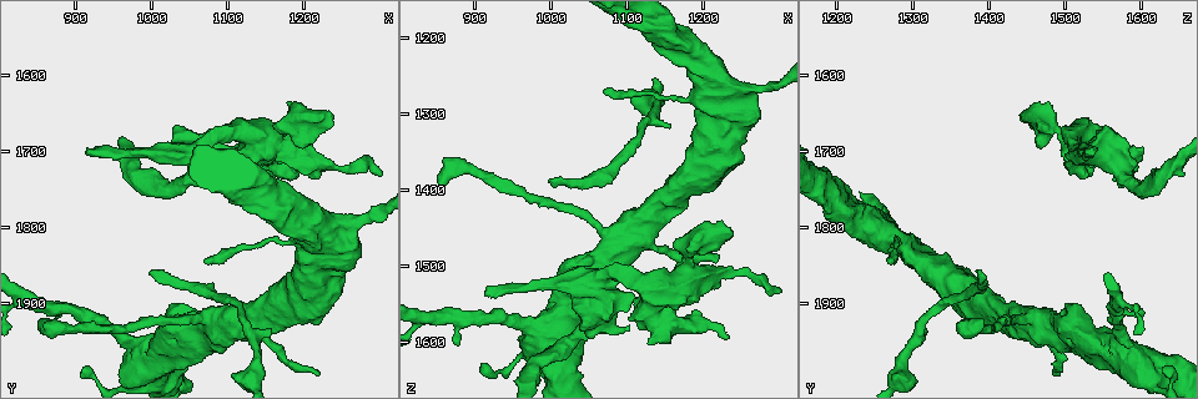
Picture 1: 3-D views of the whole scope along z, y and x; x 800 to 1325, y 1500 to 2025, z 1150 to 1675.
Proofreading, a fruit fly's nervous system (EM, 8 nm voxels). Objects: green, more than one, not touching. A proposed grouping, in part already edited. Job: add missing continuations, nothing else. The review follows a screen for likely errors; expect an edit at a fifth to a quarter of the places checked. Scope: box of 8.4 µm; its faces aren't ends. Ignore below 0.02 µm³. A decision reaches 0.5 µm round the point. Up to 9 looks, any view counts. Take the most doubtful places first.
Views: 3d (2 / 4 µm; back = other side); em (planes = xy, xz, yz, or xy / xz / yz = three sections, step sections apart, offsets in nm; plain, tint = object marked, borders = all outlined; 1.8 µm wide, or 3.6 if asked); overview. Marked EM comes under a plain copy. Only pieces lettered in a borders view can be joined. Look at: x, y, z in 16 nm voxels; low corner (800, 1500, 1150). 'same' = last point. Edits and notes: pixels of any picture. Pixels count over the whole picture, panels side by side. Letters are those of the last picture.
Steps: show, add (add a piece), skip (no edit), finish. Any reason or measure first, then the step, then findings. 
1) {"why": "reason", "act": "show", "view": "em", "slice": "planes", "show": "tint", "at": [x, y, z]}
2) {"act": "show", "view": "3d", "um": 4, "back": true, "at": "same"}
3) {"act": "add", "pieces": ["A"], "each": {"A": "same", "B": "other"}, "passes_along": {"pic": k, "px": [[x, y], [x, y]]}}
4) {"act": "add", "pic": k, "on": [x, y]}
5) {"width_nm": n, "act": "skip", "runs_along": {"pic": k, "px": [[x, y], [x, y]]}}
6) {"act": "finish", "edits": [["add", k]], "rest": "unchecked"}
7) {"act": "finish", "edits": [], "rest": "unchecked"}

{"why": "branch stops here", "act": "show", "view": "3d", "um": 4, "at": [1000, 1860, 1390]}

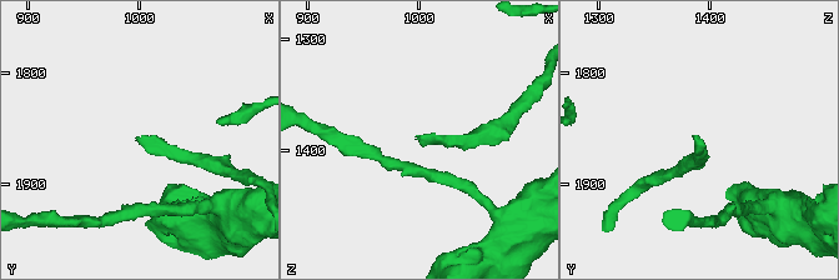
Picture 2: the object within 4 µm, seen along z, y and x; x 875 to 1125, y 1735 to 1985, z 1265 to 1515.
{"why": "need the tissue", "act": "show", "view": "em", "slice": "xy", "step": 8, "show": "tint", "at": [1002, 1856, 1384]}

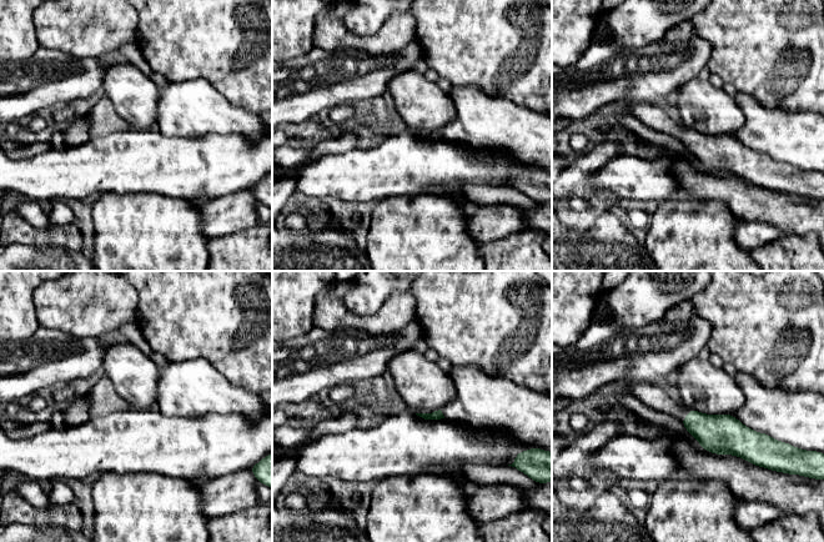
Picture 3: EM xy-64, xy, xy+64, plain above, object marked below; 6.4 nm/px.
{"act": "show", "view": "em", "slice": "planes", "show": "borders", "at": "same"}

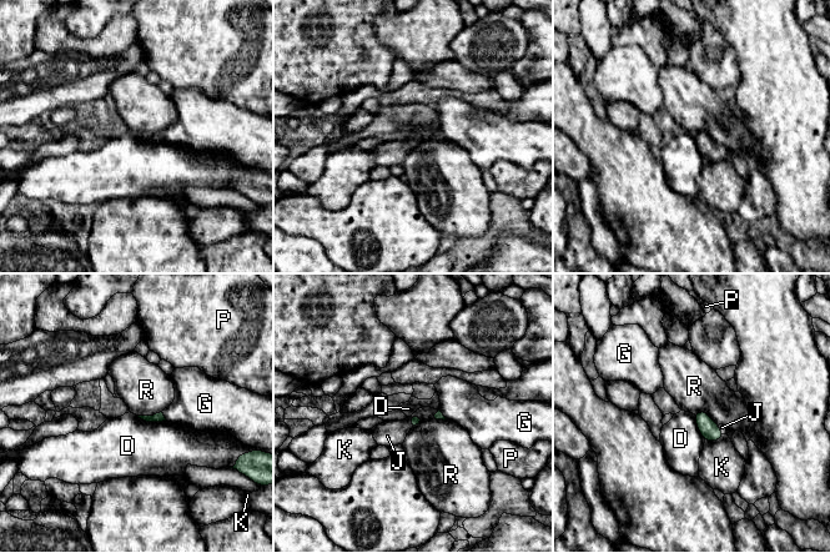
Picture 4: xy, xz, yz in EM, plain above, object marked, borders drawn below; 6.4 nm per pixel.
{"act": "add", "pieces": ["J"], "each": {"D": "other", "G": "other", "J": "same", "K": "other", "P": "other", "R": "other"}, "passes_along": {"pic": 4, "px": [[414, 421], [410, 422], [388, 433]]}, "found": "the neuron continues"}

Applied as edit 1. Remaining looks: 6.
{"why": "end of a long branch", "act": "show", "view": "3d", "um": 4, "at": [910, 1700, 1540]}

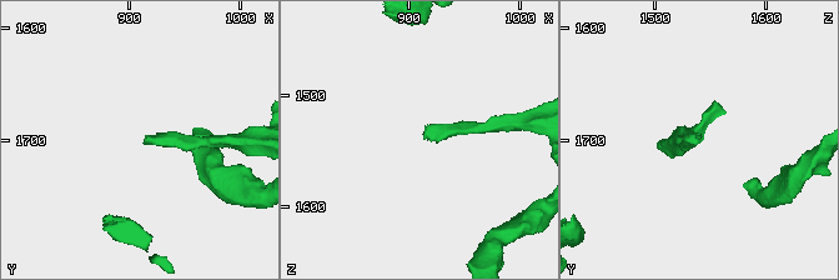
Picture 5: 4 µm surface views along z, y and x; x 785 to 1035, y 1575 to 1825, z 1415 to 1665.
{"why": "now the EM", "act": "show", "view": "em", "slice": "planes", "show": "borders", "at": [914, 1704, 1540]}

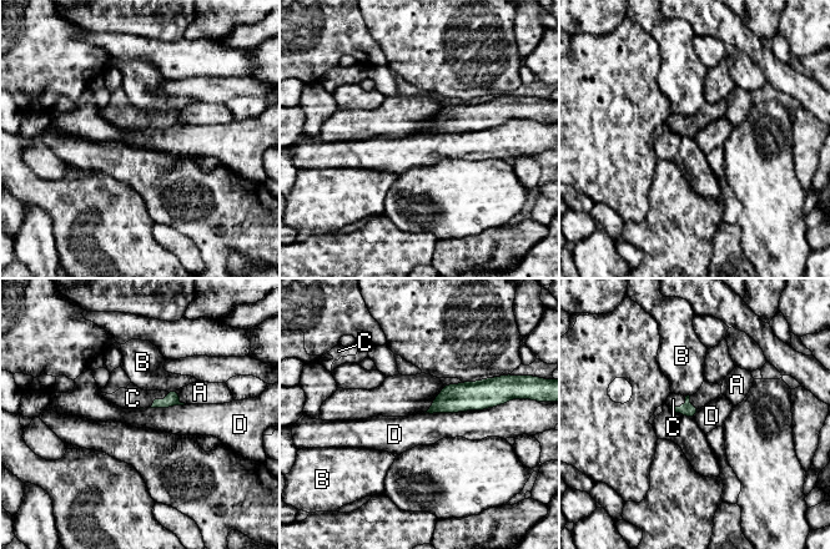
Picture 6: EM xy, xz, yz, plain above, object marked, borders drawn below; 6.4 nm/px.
{"act": "add", "pieces": ["C"], "each": {"A": "other", "B": "other", "C": "same", "D": "other"}, "passes_along": {"pic": 6, "px": [[172, 398], [159, 399], [132, 398]]}, "found": "the neuron continues"}

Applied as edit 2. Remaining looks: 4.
{"act": "show", "view": "3d", "um": 4, "at": [980, 1955, 1575]}

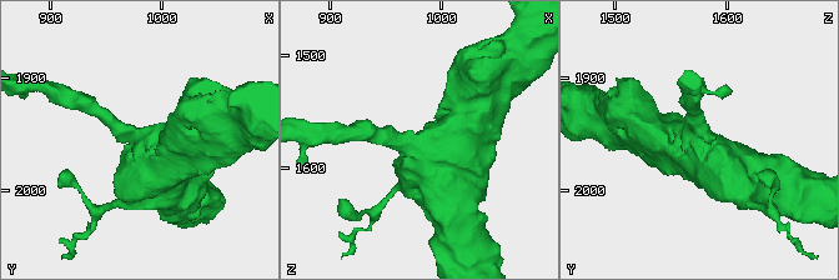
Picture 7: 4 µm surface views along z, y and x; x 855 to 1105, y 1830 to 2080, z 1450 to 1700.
{"act": "show", "view": "em", "um": 3.6, "slice": "xy", "step": 8, "show": "tint", "at": [986, 1956, 1576]}

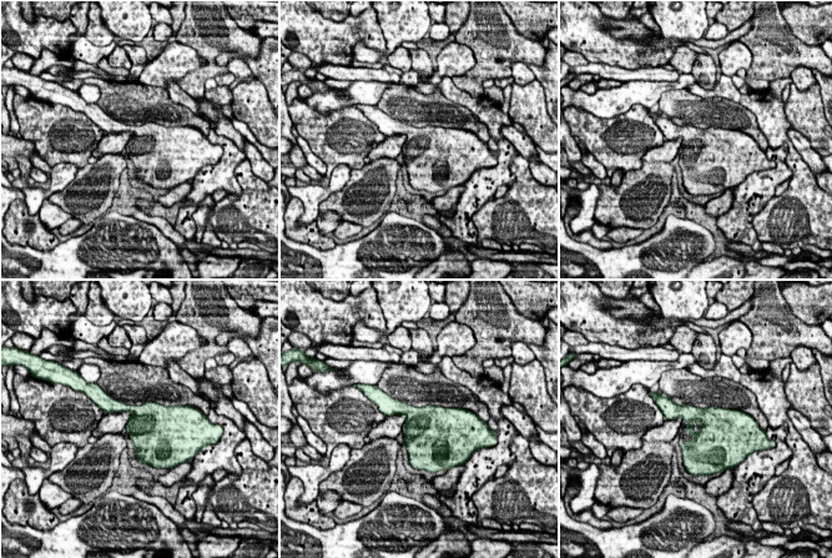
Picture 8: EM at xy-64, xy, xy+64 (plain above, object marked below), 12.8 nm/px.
{"why": "cut it another way", "act": "show", "view": "em", "um": 3.6, "slice": "planes", "show": "borders", "at": "same"}

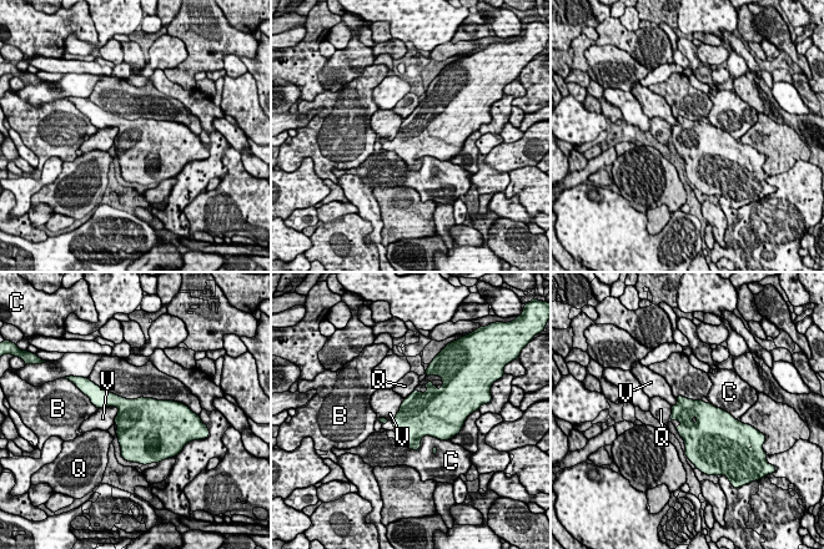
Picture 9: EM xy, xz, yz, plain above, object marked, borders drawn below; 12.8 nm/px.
{"act": "skip", "each": {"B": "other", "C": "other", "Q": "other", "V": "other"}, "found": "none of them fits"}

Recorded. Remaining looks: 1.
{"why": "stops while still wide", "act": "show", "view": "em", "slice": "planes", "show": "borders", "at": [1170, 1935, 1425]}

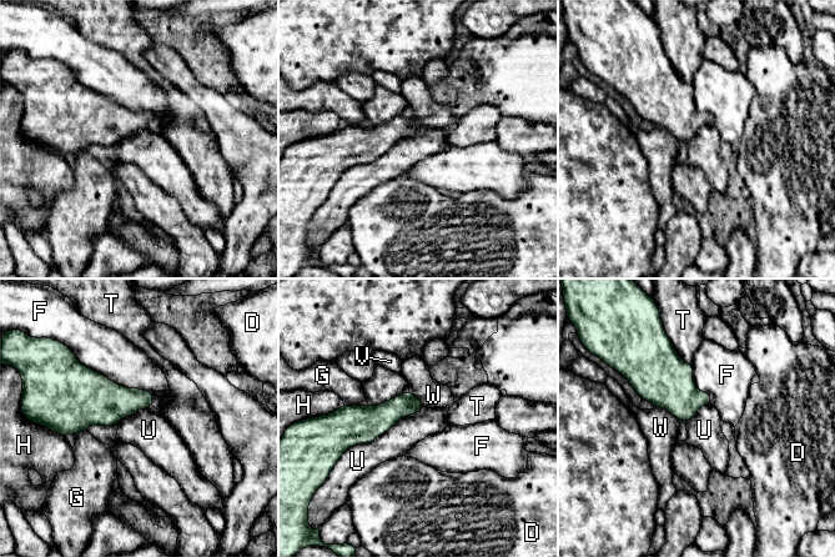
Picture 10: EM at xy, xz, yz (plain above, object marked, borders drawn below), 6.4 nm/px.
{"act": "skip", "each": {"D": "other", "F": "other", "G": "other", "H": "other", "T": "other", "U": "other", "V": "other", "W": "other"}, "border": {"pic": 10, "px": [[424, 407], [340, 456]]}, "found": "none of them fits"}

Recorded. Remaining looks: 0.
{"act": "finish", "edits": [["add", 4], ["add", 6]], "rest": "unchecked"}

